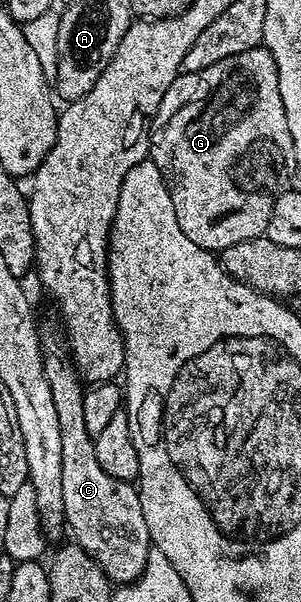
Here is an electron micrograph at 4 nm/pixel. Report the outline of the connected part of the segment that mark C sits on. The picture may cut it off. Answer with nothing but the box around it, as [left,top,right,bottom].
[41,334,153,585]

